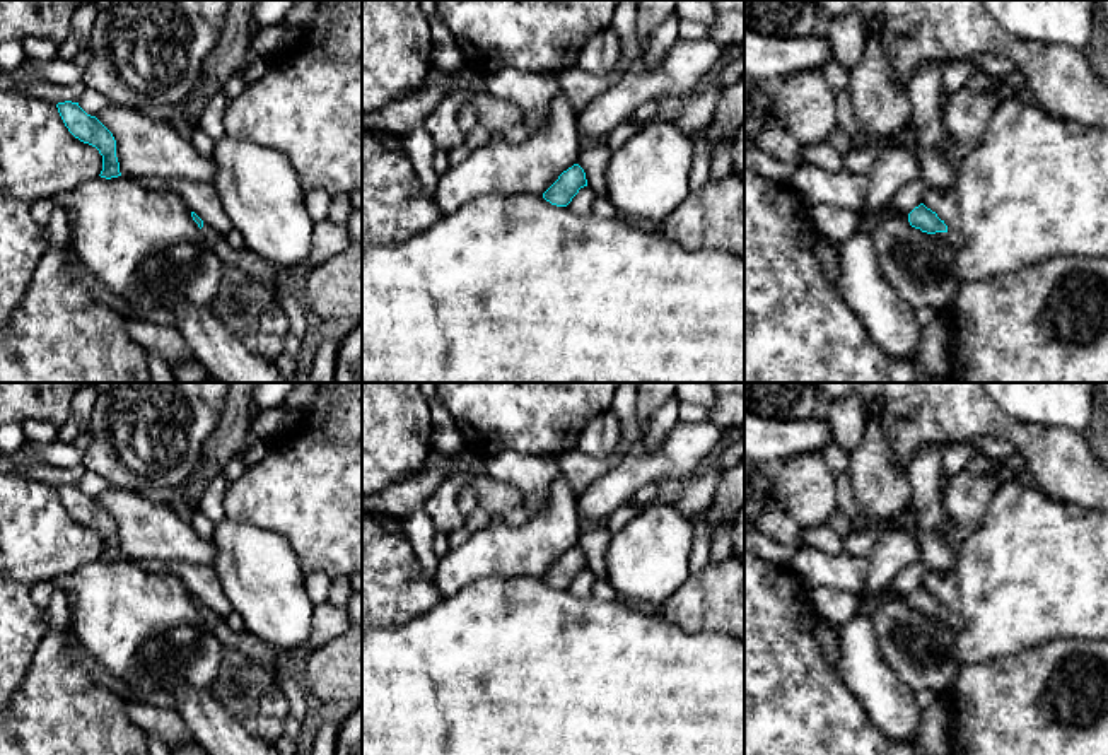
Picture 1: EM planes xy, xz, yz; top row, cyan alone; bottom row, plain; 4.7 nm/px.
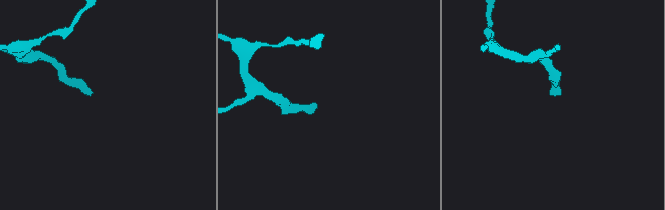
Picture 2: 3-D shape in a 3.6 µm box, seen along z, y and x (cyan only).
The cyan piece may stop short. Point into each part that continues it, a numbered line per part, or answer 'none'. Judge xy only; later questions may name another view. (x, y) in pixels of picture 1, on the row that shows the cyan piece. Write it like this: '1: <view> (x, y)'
1: xy (328, 239)

